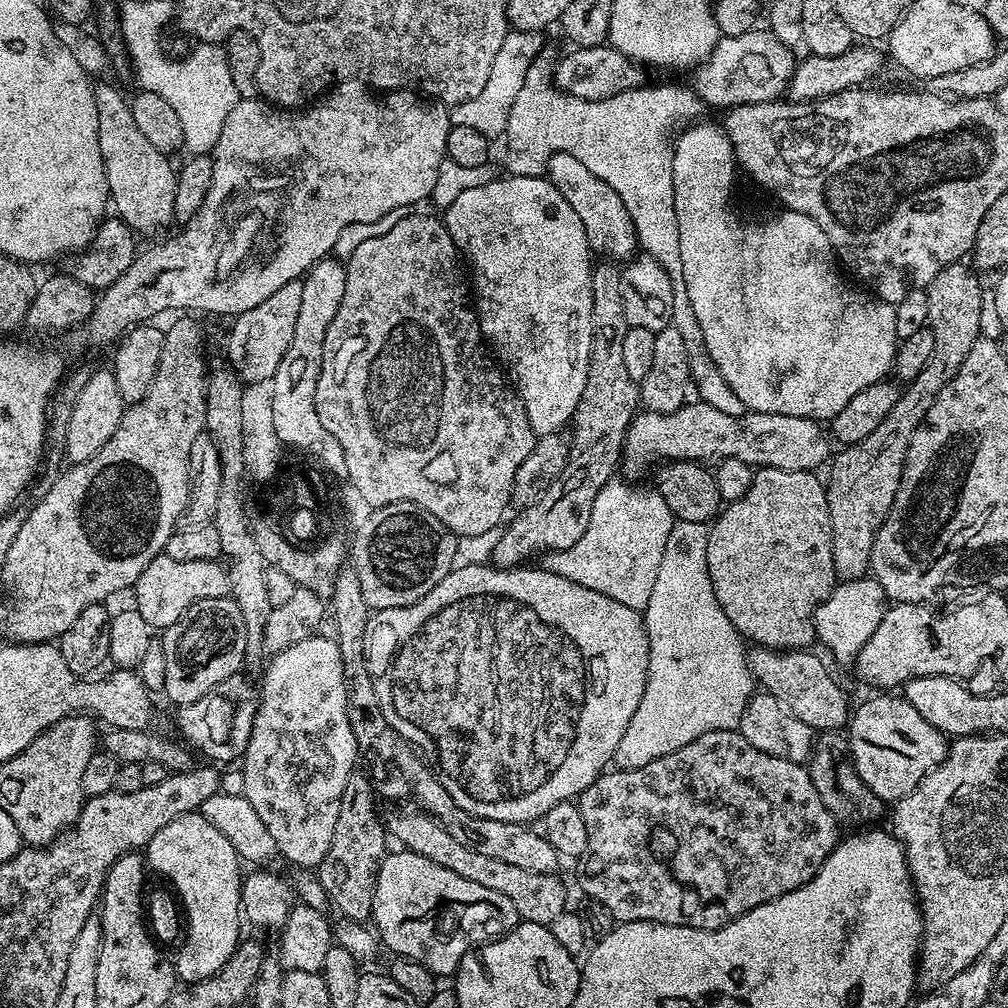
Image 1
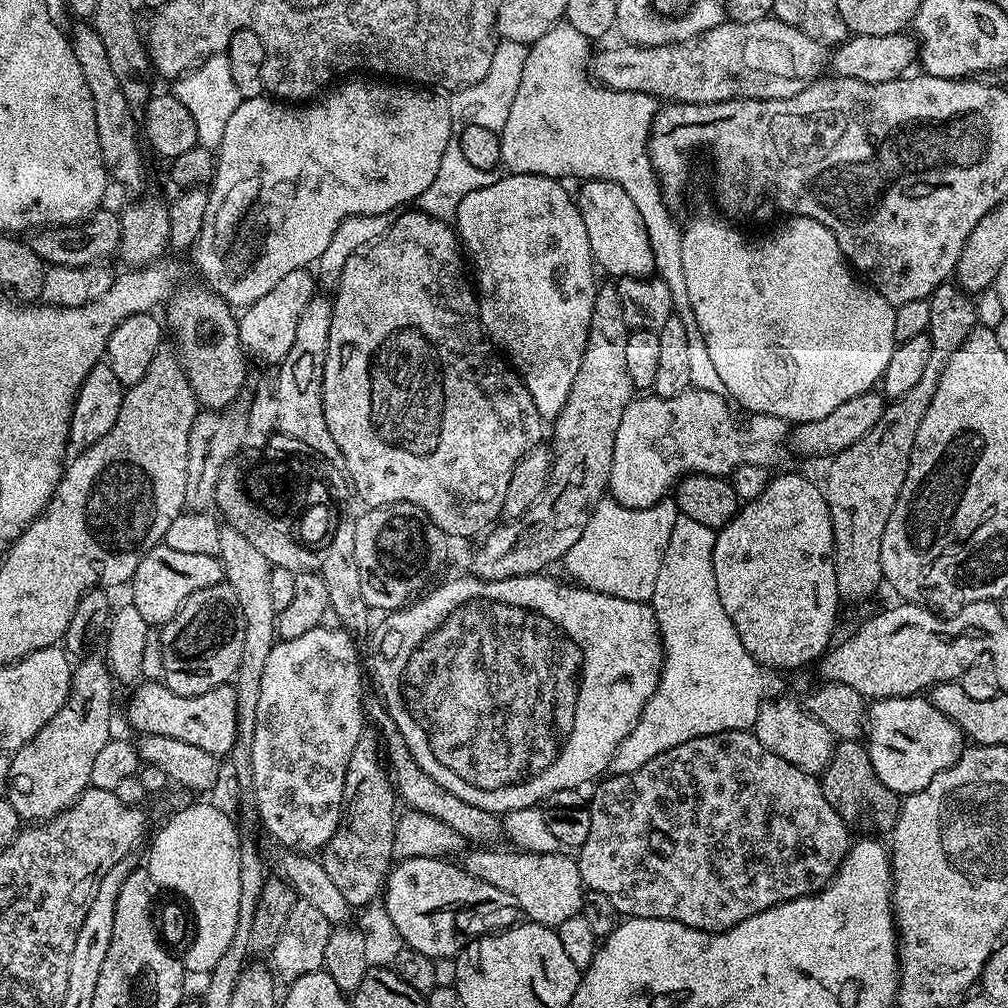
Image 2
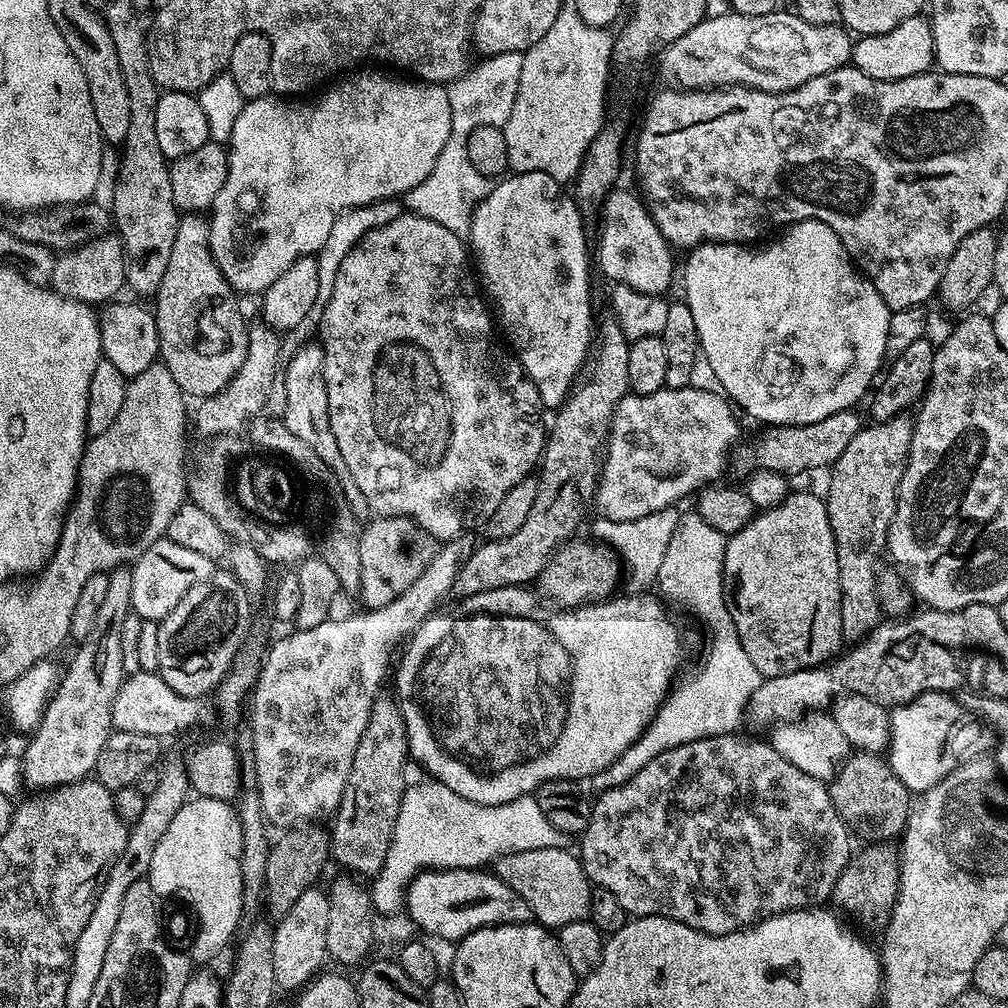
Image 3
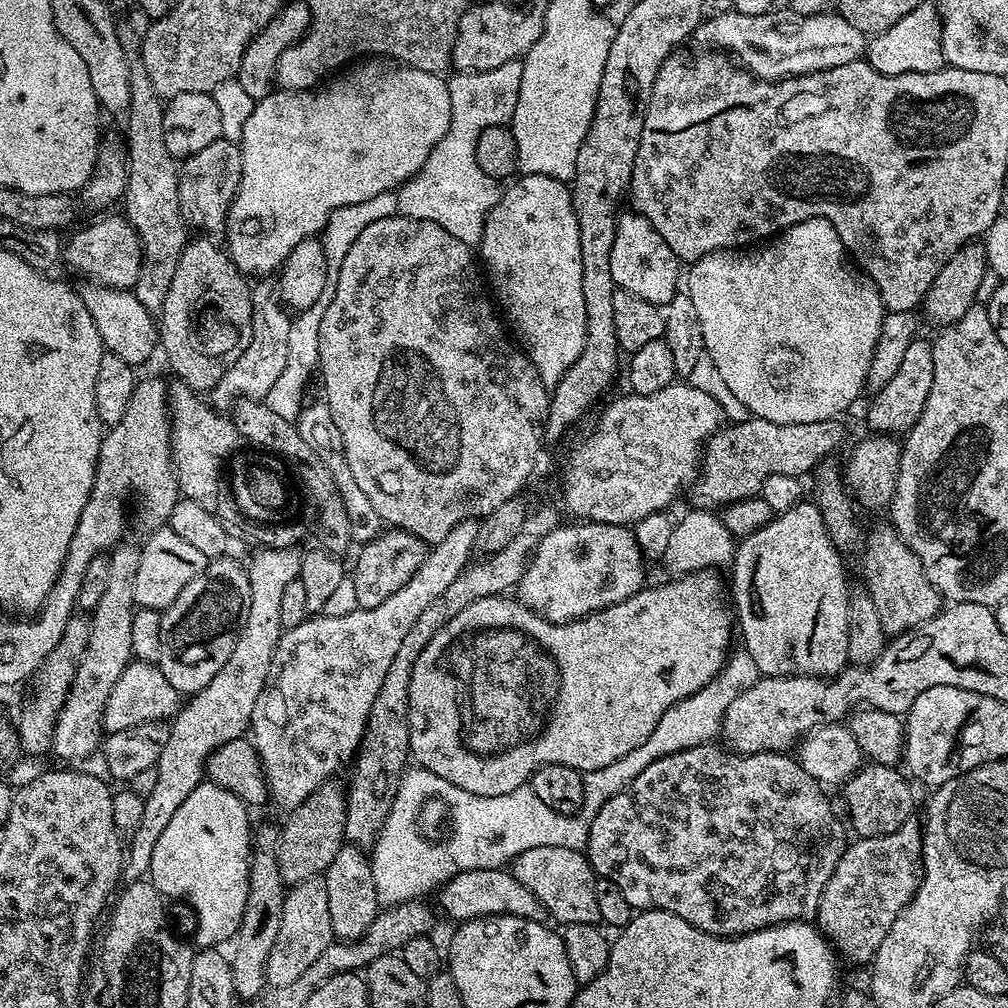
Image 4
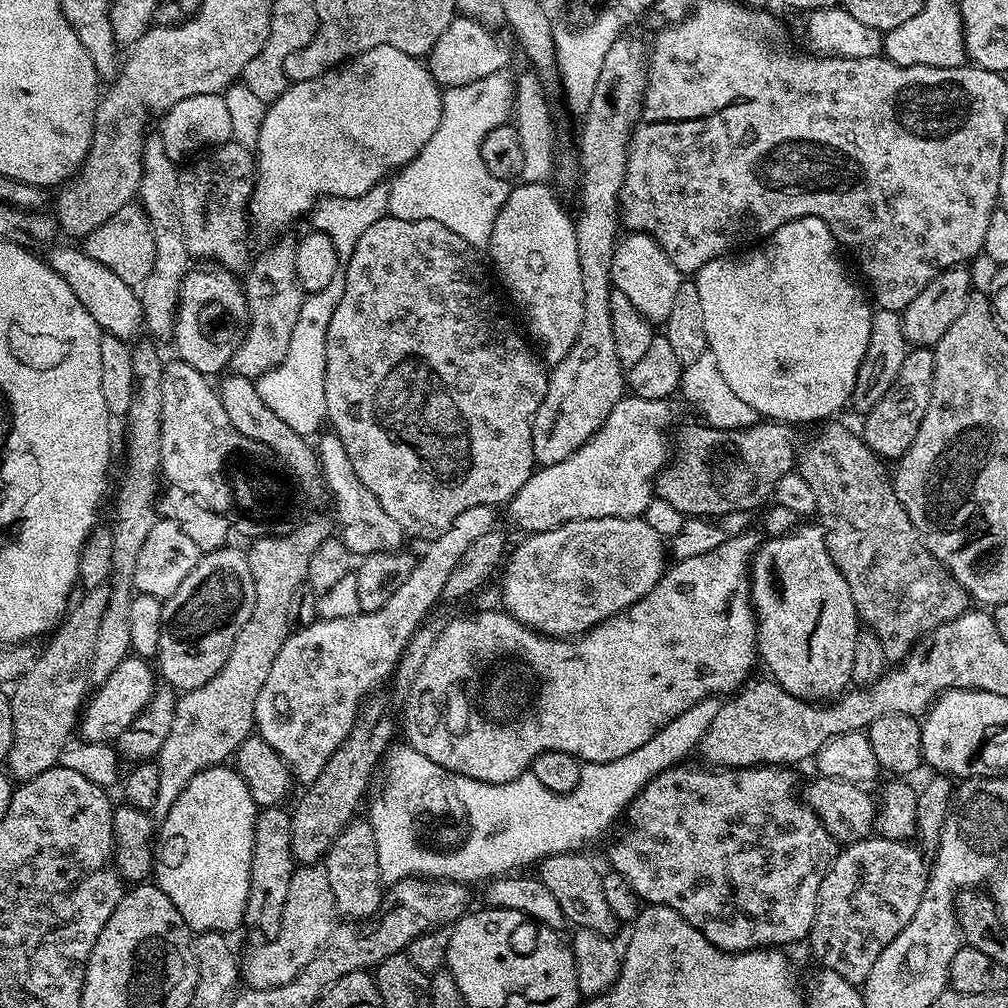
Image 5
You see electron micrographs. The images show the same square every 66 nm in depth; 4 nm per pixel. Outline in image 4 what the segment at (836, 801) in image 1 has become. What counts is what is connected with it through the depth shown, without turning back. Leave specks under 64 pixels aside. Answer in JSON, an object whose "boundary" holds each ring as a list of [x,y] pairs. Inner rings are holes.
{"boundary":[[[871,762],[860,767],[842,788],[844,804],[848,807],[855,835],[865,837],[892,834],[903,824],[909,823],[913,819],[911,786],[909,777],[899,767]]]}

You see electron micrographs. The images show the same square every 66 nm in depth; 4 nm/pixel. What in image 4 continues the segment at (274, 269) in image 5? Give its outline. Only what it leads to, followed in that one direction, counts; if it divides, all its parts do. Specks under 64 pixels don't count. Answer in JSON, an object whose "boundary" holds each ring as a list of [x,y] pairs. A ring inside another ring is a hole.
{"boundary":[[[260,282],[252,288],[252,337],[250,346],[242,350],[242,358],[226,370],[224,377],[210,389],[210,403],[217,410],[231,409],[237,400],[250,399],[263,401],[267,397],[270,386],[286,370],[286,353],[290,346],[290,326],[292,316],[285,305],[278,299],[277,293],[268,282]]]}

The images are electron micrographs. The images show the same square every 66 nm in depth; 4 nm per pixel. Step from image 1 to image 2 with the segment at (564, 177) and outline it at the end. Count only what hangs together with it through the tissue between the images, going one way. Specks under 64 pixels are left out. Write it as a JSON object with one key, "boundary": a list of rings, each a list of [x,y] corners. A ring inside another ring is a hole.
{"boundary":[[[588,178],[581,184],[584,185],[581,186],[580,193],[575,193],[574,199],[580,206],[582,222],[586,222],[593,261],[601,269],[604,267],[612,278],[651,277],[656,271],[654,250],[650,250],[650,238],[646,235],[642,214],[638,214],[638,206],[634,206],[626,190],[622,190],[618,182],[599,178]]]}

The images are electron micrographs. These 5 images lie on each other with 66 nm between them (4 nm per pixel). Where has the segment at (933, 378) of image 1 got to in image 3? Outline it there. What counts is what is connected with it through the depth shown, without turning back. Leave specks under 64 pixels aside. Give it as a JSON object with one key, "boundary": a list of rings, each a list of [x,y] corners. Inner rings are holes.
{"boundary":[[[901,414],[889,420],[865,423],[858,430],[858,434],[854,434],[850,446],[842,450],[842,458],[838,458],[830,468],[832,477],[828,480],[826,503],[830,530],[836,539],[838,554],[838,586],[842,594],[842,634],[848,642],[863,640],[882,623],[880,595],[876,585],[878,569],[881,567],[880,555],[883,557],[888,547],[888,531],[894,518],[902,474],[906,470],[913,423],[913,417],[908,414]]]}

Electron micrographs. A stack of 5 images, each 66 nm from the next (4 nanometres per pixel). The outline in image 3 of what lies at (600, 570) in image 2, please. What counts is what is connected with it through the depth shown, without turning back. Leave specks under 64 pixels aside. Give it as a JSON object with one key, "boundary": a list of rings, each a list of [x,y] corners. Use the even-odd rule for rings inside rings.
{"boundary":[[[673,506],[655,511],[645,518],[631,519],[630,522],[604,517],[596,519],[593,537],[616,550],[624,569],[624,586],[629,593],[644,594],[655,587],[658,572],[662,568],[663,555],[670,544],[670,537],[677,526],[679,515],[679,509]]]}

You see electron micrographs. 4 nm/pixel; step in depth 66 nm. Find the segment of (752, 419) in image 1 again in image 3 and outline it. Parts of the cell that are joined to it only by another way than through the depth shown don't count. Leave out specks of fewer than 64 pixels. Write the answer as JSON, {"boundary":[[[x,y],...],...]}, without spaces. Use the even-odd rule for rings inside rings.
{"boundary":[[[691,386],[665,387],[645,396],[624,396],[622,402],[616,404],[608,431],[608,442],[602,453],[594,493],[597,513],[606,519],[630,522],[631,519],[645,518],[655,511],[679,505],[683,496],[691,497],[705,485],[719,481],[724,467],[729,467],[730,457],[741,439],[740,424],[735,415],[737,413],[733,405],[720,392]]]}

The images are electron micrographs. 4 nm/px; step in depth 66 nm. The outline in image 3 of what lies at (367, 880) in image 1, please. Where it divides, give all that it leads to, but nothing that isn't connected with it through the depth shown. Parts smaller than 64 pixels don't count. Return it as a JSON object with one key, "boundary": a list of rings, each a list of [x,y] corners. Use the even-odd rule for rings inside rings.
{"boundary":[[[381,694],[376,697],[370,710],[370,722],[362,730],[362,739],[358,741],[358,750],[354,750],[354,762],[350,765],[350,778],[346,778],[346,790],[342,790],[340,806],[334,813],[330,831],[330,856],[341,864],[345,873],[356,878],[374,878],[382,870],[390,842],[394,834],[394,822],[398,822],[398,806],[404,797],[404,763],[409,763],[408,735],[400,705],[391,695]]]}

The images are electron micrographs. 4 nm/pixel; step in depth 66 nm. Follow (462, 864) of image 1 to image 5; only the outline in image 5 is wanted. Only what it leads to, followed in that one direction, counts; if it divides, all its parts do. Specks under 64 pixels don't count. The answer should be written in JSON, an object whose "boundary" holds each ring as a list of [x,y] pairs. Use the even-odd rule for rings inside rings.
{"boundary":[[[583,851],[559,852],[553,856],[545,856],[539,861],[538,879],[554,894],[555,901],[562,908],[562,914],[569,925],[576,928],[594,930],[603,936],[612,936],[618,921],[602,895],[601,873],[596,872],[596,864],[588,856],[583,856]]]}

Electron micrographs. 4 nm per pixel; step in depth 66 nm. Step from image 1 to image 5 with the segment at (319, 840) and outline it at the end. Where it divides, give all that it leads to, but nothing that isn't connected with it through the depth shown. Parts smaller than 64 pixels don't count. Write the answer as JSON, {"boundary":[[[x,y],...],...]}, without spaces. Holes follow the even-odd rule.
{"boundary":[[[483,504],[482,506],[470,506],[470,510],[462,510],[462,514],[458,514],[458,518],[454,518],[454,522],[450,522],[450,526],[440,535],[437,540],[427,541],[426,547],[428,548],[424,552],[424,557],[421,555],[416,561],[414,570],[410,570],[410,578],[406,578],[406,582],[402,586],[398,586],[398,590],[394,590],[394,595],[390,598],[390,602],[386,602],[386,606],[382,606],[378,610],[373,612],[360,612],[357,616],[351,616],[350,618],[330,618],[329,620],[317,619],[310,626],[305,628],[298,628],[289,632],[288,637],[285,638],[285,644],[278,652],[278,656],[274,660],[273,666],[270,668],[270,674],[266,677],[266,682],[262,685],[262,690],[258,690],[258,699],[255,702],[255,731],[266,742],[270,742],[272,749],[282,758],[282,762],[286,762],[286,766],[292,771],[292,779],[297,785],[307,786],[314,782],[322,772],[322,768],[326,766],[326,762],[329,762],[330,756],[338,750],[346,737],[351,732],[351,728],[356,722],[357,716],[360,714],[362,705],[364,703],[364,695],[367,694],[371,688],[376,688],[384,679],[391,677],[396,671],[396,663],[398,658],[402,654],[402,650],[406,646],[406,642],[414,634],[414,630],[419,628],[425,620],[428,619],[432,608],[439,601],[441,602],[444,595],[444,587],[446,586],[446,580],[450,576],[451,571],[458,566],[459,559],[462,558],[462,554],[469,549],[472,542],[477,541],[482,534],[486,534],[494,528],[497,523],[496,520],[497,509],[490,504]]]}

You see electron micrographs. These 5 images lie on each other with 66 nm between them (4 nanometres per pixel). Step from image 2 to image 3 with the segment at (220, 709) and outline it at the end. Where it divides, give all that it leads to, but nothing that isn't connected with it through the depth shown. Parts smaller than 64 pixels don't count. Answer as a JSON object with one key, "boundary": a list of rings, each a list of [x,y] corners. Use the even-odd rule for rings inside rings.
{"boundary":[[[136,671],[125,679],[124,685],[118,690],[118,698],[114,698],[112,711],[112,727],[117,732],[137,732],[142,735],[176,736],[195,724],[211,718],[214,708],[207,699],[199,696],[183,696],[178,690],[170,690],[162,679],[159,671]]]}

